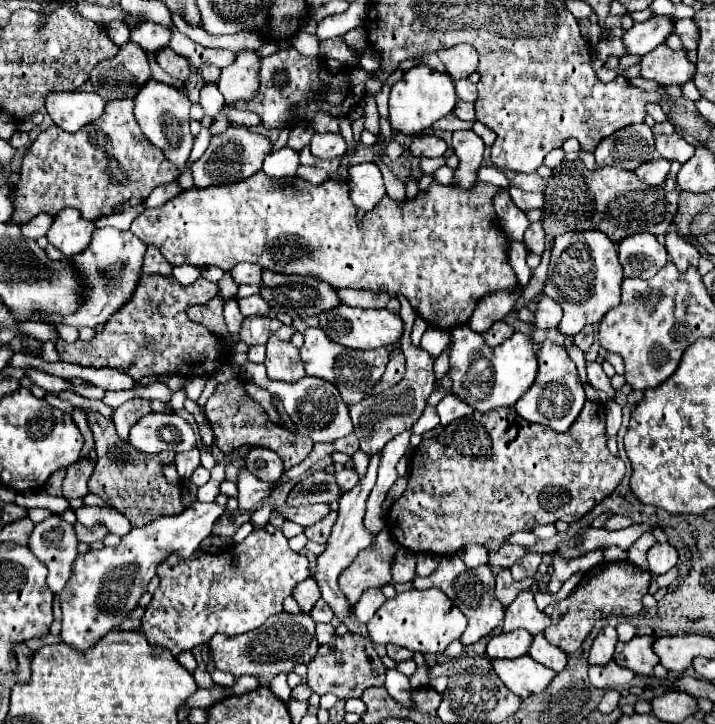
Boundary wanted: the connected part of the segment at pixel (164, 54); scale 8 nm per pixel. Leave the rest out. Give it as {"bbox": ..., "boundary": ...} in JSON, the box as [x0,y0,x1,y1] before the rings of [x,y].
{"bbox":[155,47,191,81],"boundary":[[[171,47],[169,49],[161,49],[161,53],[155,55],[155,61],[159,63],[159,67],[163,71],[167,71],[169,75],[173,75],[173,77],[177,77],[181,81],[187,81],[189,75],[191,75],[187,59],[181,57],[181,55],[177,55]]]}

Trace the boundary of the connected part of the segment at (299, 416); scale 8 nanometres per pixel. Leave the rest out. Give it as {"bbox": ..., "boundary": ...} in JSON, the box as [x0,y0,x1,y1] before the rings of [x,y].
{"bbox":[241,363,353,443],"boundary":[[[247,363],[241,369],[241,375],[251,381],[257,383],[259,387],[267,389],[273,395],[279,395],[283,401],[283,409],[289,415],[291,423],[295,423],[297,431],[301,435],[307,435],[313,439],[313,443],[325,443],[325,441],[337,441],[345,435],[349,435],[353,431],[351,425],[351,417],[349,417],[349,407],[345,405],[345,401],[341,399],[337,387],[333,387],[333,383],[319,379],[319,377],[301,377],[295,383],[285,383],[285,381],[271,381],[267,377],[265,365],[257,365],[257,363]]]}

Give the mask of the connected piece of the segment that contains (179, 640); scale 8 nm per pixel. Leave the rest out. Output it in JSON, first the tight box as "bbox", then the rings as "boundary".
{"bbox":[141,529,311,657],"boundary":[[[255,529],[243,543],[225,545],[219,553],[197,549],[187,559],[171,553],[157,567],[157,575],[161,583],[145,607],[141,633],[149,645],[159,645],[177,657],[195,645],[209,643],[215,633],[231,637],[257,629],[271,615],[283,611],[283,601],[311,573],[307,557],[289,549],[281,529],[273,535]]]}

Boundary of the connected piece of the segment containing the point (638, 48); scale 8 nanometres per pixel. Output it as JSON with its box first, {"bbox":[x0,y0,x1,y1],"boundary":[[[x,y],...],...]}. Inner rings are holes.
{"bbox":[623,15,673,55],"boundary":[[[655,15],[645,23],[635,23],[623,35],[623,45],[629,55],[645,55],[653,47],[661,45],[673,31],[673,19],[665,15]]]}

